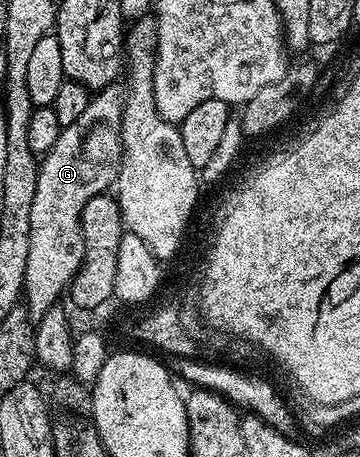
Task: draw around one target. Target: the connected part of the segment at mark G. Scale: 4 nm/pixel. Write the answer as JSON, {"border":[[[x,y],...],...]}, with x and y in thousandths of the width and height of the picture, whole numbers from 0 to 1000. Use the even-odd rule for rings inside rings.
{"border":[[[331,184],[264,201],[222,267],[175,276],[167,302],[144,322],[144,330],[119,341],[106,387],[100,429],[89,444],[89,470],[81,475],[83,527],[78,578],[69,584],[69,619],[64,624],[67,674],[86,705],[103,707],[125,685],[144,676],[167,641],[181,639],[186,624],[203,613],[231,567],[228,466],[233,446],[264,427],[297,420],[325,394],[328,368],[339,354],[336,260],[344,199]]]}

